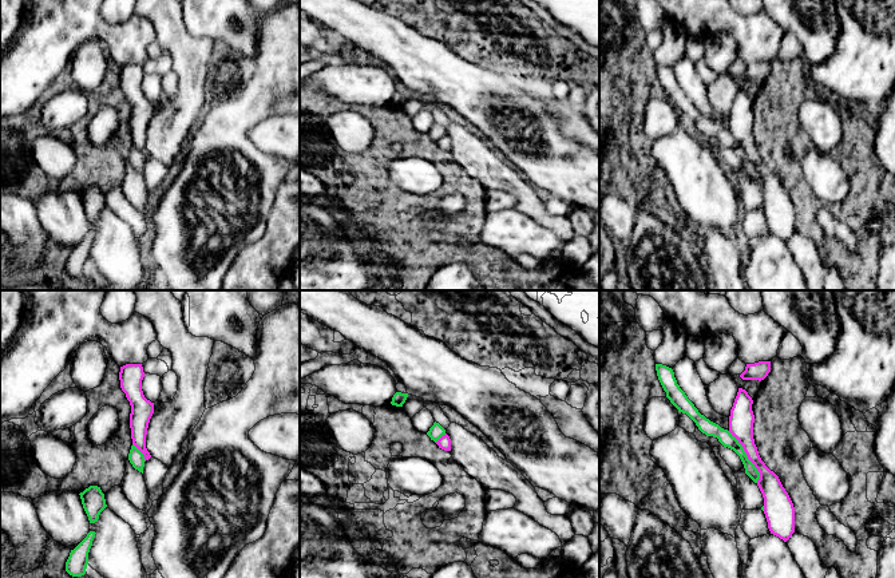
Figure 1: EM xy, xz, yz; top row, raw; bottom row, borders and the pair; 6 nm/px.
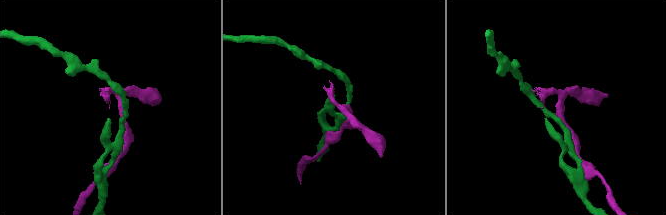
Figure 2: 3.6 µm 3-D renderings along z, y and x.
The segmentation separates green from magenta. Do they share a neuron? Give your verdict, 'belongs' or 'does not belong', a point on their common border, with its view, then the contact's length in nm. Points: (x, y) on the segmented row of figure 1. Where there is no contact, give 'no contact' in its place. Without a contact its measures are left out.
does not belong | yz (747, 456) | 360 nm

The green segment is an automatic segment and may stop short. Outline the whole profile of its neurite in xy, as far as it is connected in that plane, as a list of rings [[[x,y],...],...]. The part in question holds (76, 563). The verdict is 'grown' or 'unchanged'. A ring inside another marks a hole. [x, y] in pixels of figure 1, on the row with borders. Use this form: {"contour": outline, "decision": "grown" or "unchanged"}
{"contour": [[[90,531],[87,537],[70,553],[66,562],[66,571],[72,577],[82,577],[86,574],[88,565],[88,553],[95,538],[95,531]]], "decision": "unchanged"}

